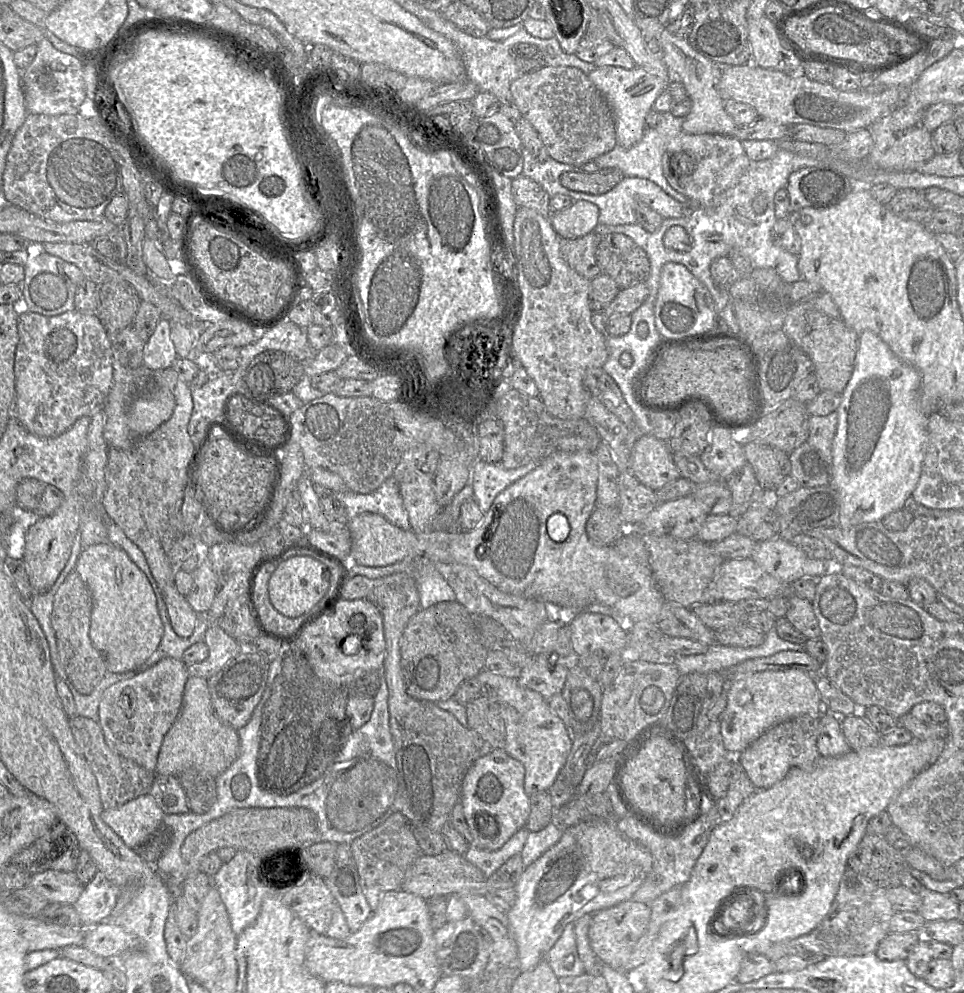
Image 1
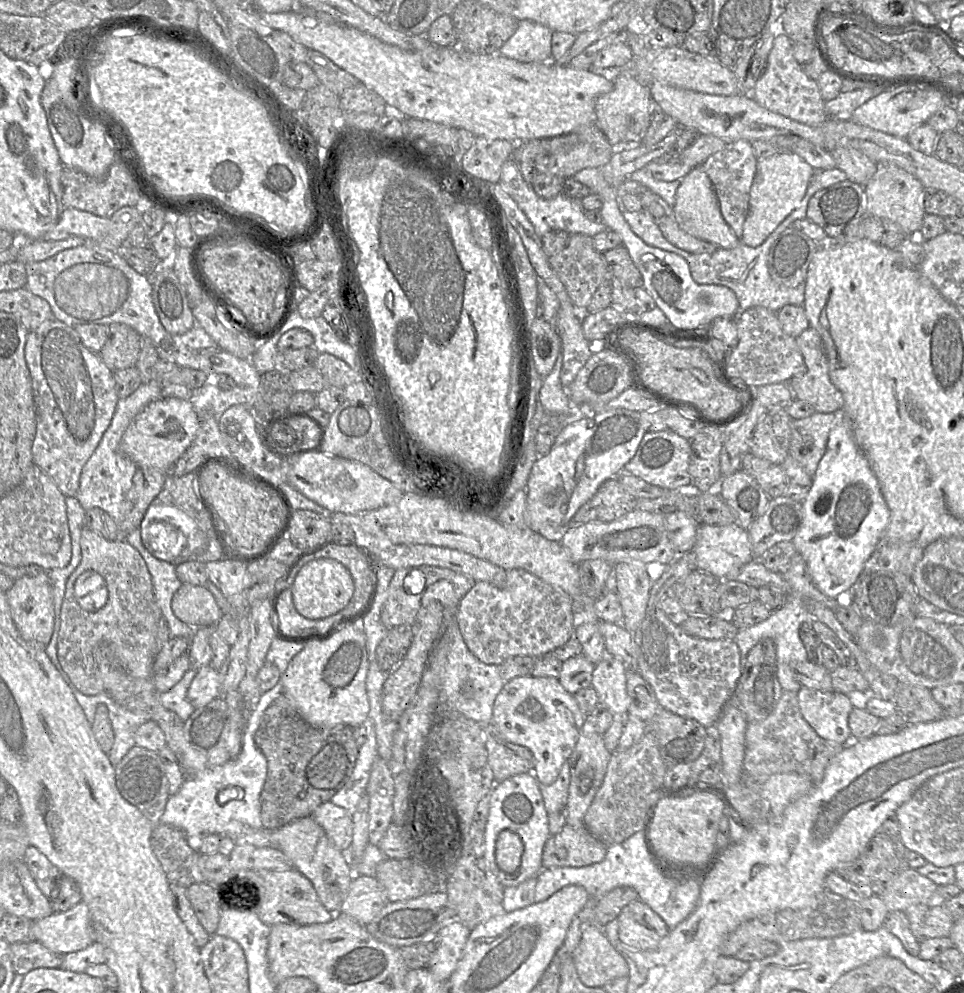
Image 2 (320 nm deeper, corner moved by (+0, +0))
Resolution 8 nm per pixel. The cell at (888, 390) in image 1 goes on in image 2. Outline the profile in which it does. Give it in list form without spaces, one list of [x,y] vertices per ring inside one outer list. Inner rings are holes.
[[[843,408],[834,415],[835,426],[802,502],[802,521],[791,542],[806,561],[816,588],[830,598],[844,600],[877,548],[889,524],[890,510],[876,476],[855,443]]]

